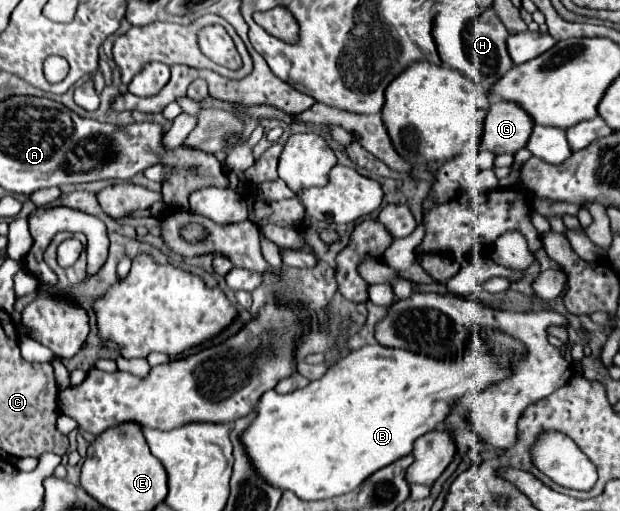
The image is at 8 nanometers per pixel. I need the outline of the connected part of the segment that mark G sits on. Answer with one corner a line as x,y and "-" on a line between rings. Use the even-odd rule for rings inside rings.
498,100
490,106
482,146
494,154
516,154
526,146
534,122
514,102

